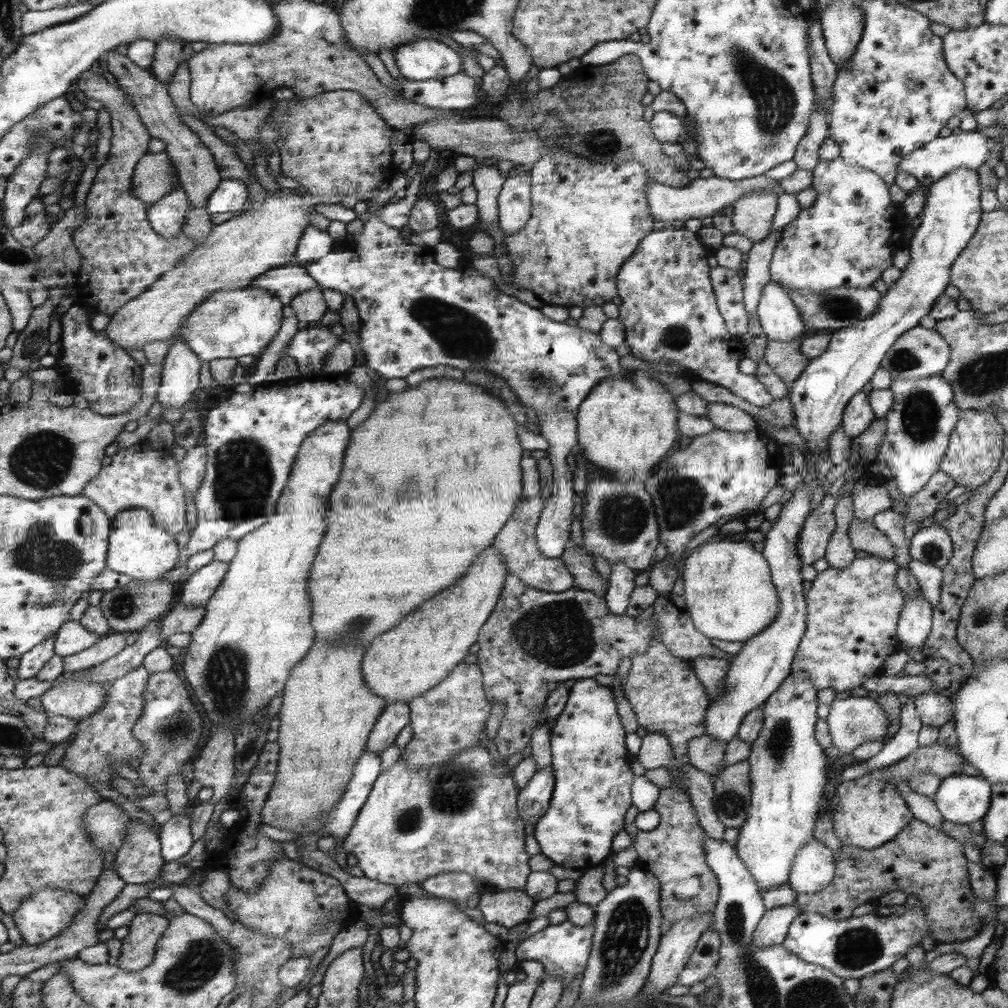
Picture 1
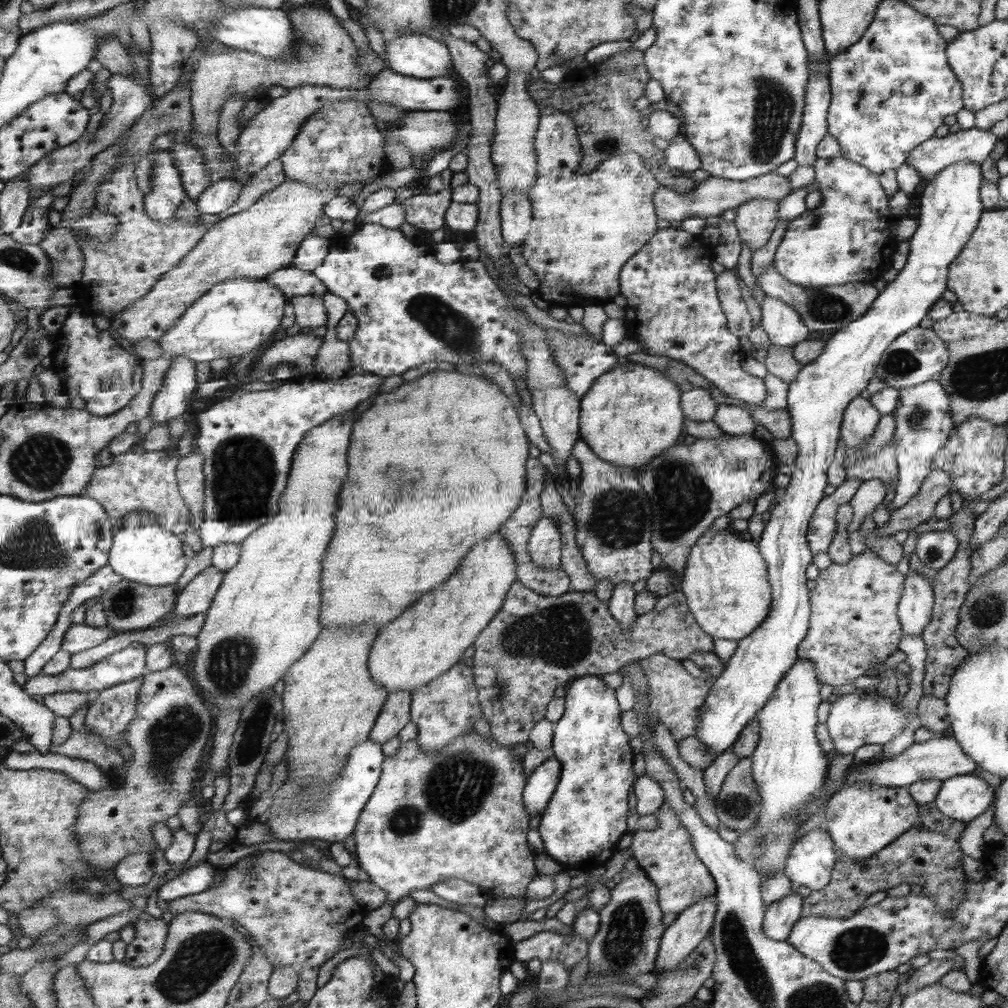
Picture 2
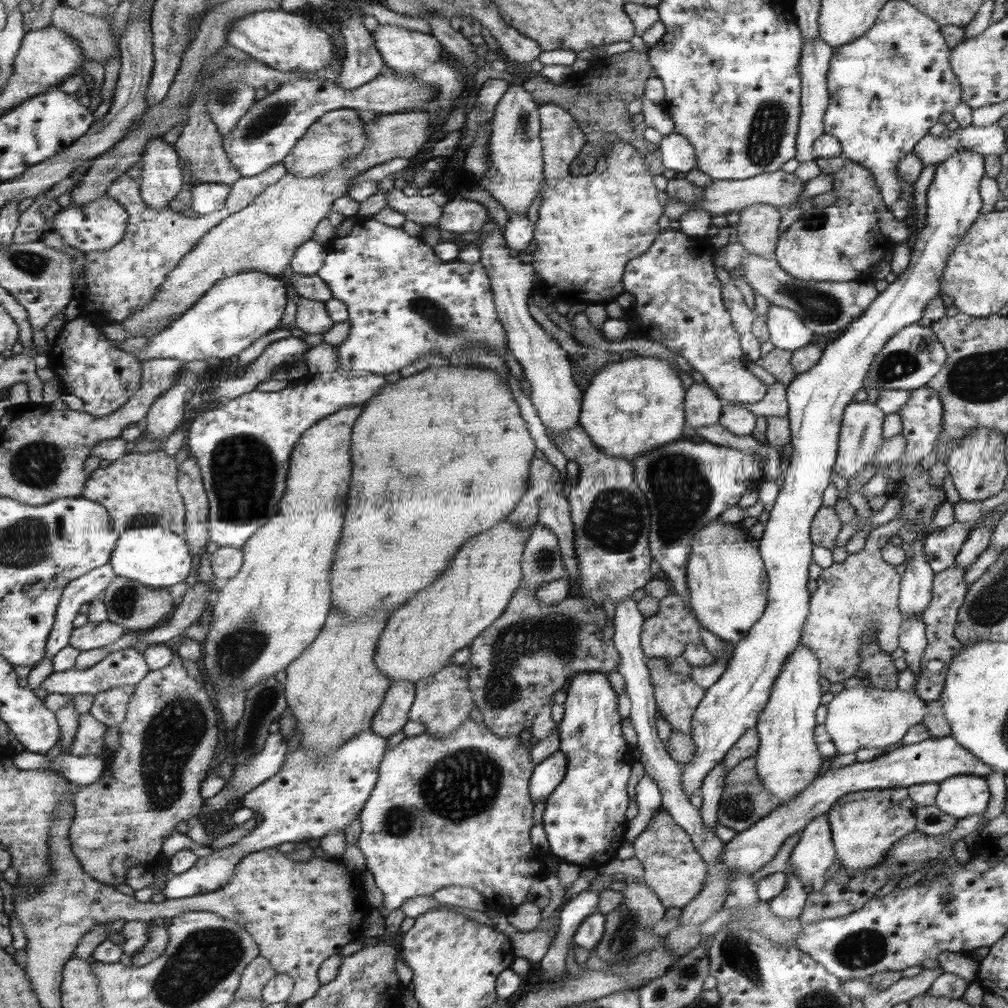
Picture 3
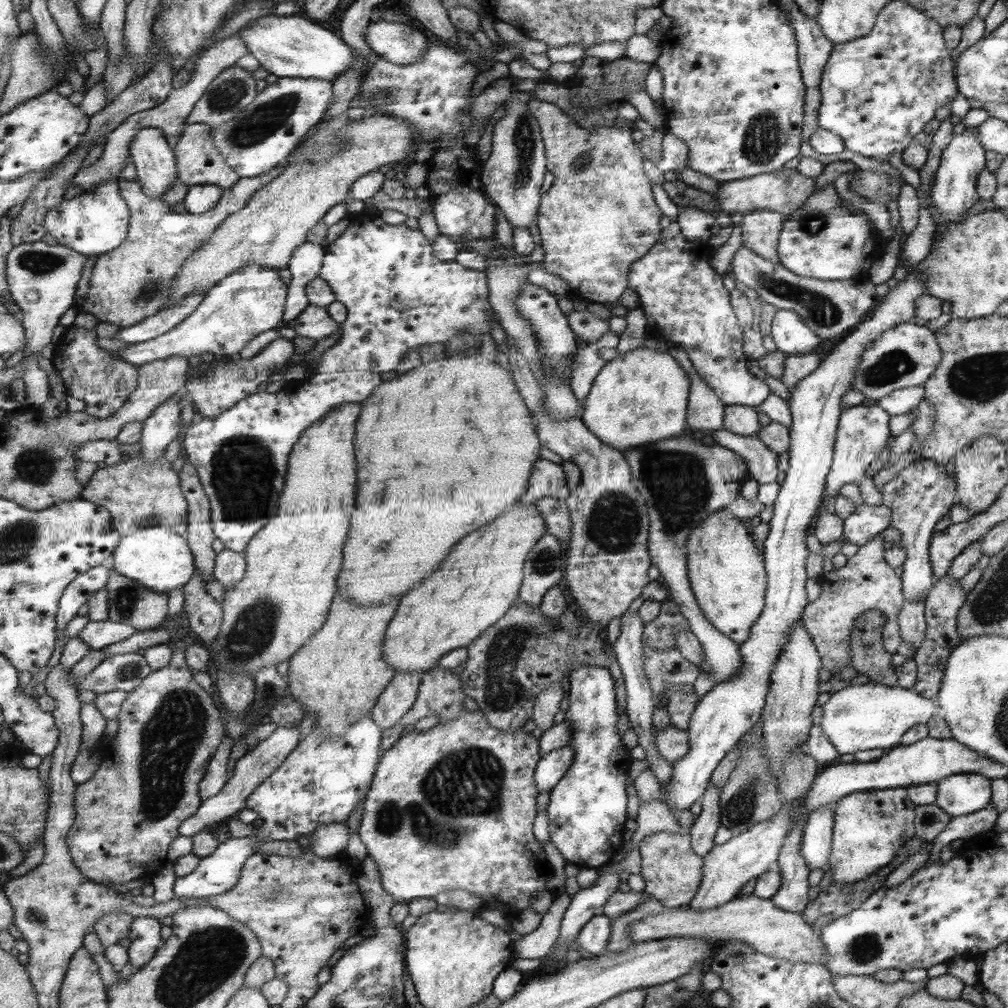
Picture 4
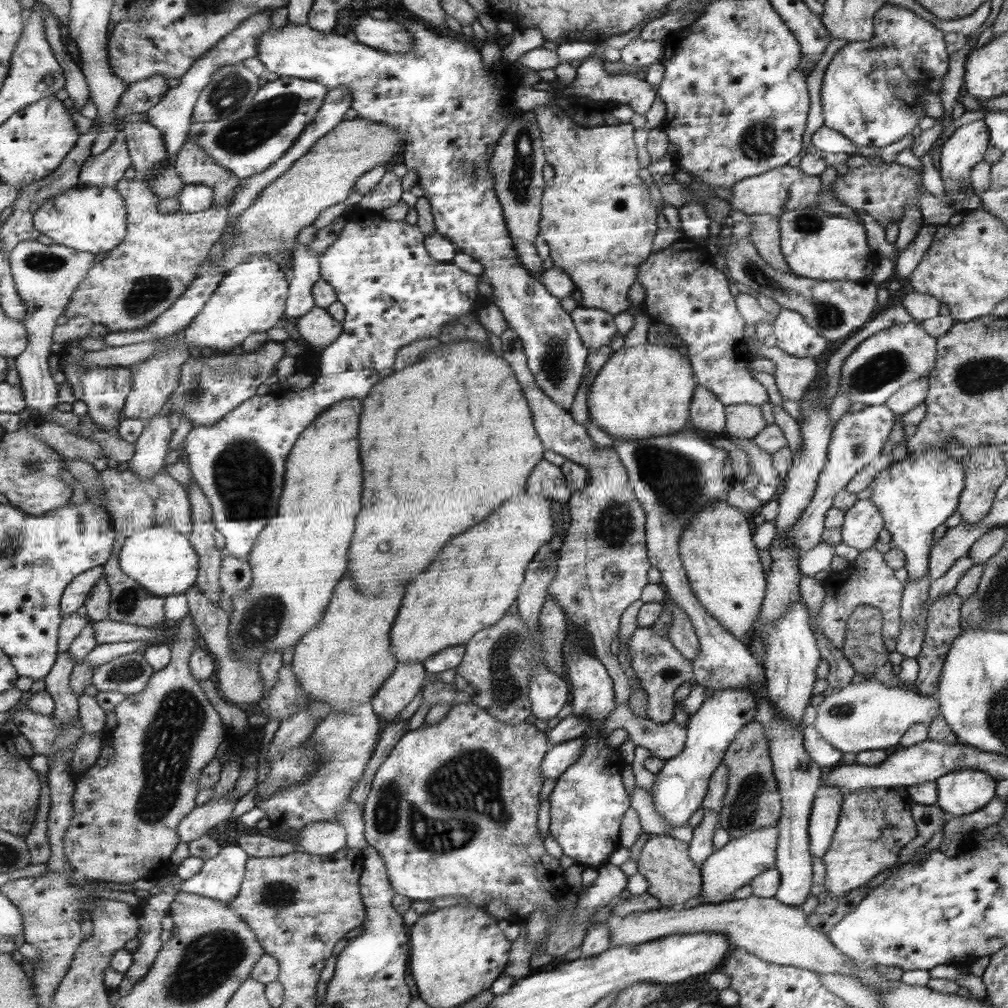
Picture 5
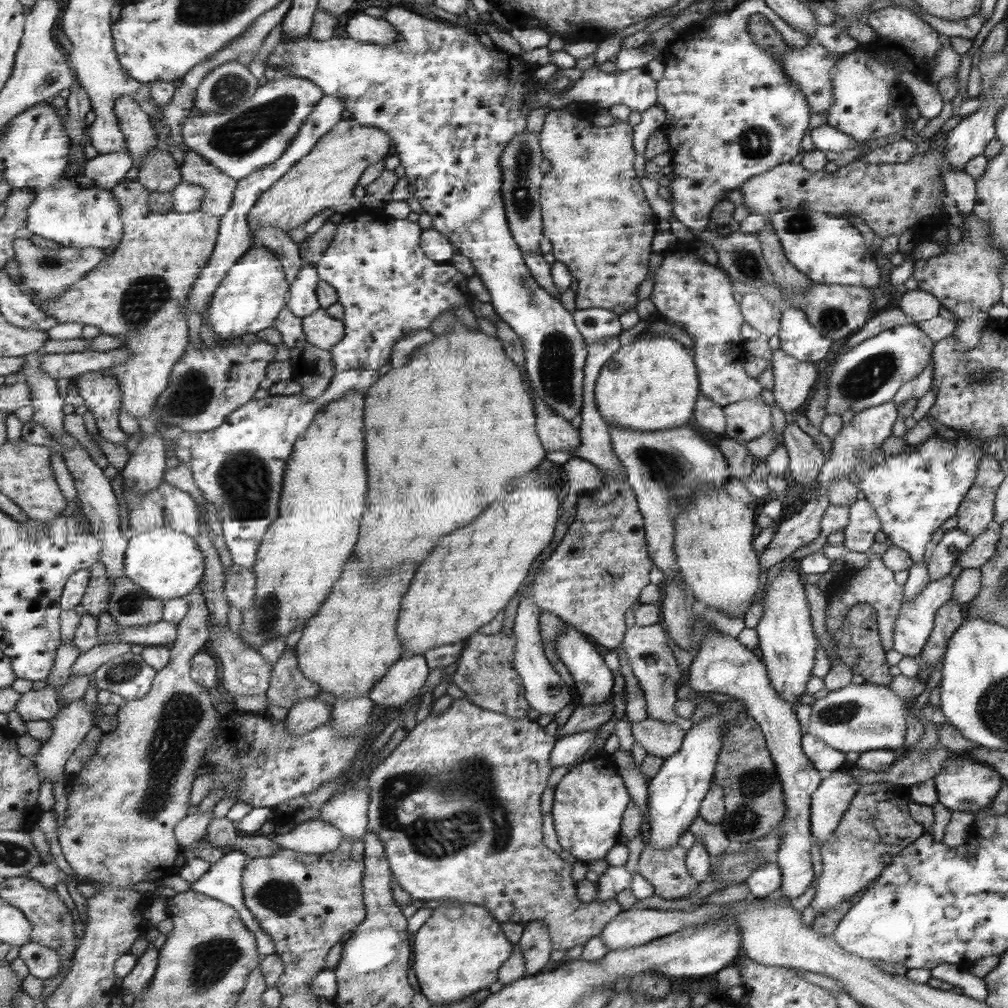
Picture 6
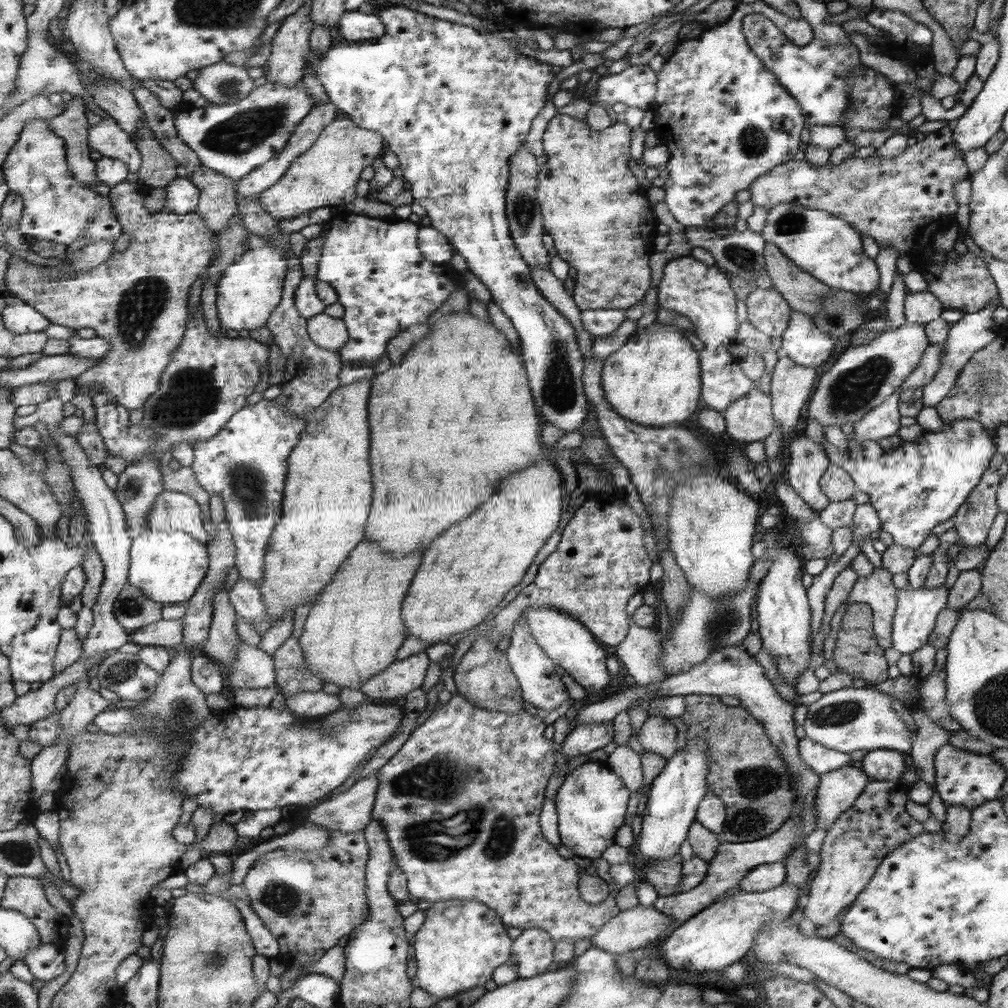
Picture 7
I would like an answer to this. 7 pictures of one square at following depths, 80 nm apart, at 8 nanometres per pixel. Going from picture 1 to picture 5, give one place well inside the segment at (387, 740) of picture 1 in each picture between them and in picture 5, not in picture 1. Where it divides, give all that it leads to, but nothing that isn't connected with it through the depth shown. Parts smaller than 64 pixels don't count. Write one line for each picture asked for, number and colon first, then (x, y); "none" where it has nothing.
2: (395, 714)
3: (392, 714)
4: (398, 696)
5: (398, 690)

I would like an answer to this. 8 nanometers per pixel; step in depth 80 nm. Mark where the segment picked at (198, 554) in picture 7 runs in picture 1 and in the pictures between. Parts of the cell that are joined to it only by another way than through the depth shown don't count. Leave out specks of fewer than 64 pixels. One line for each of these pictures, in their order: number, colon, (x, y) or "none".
1: (139, 547)
2: (144, 551)
3: (157, 557)
4: (158, 557)
5: (163, 561)
6: (168, 564)

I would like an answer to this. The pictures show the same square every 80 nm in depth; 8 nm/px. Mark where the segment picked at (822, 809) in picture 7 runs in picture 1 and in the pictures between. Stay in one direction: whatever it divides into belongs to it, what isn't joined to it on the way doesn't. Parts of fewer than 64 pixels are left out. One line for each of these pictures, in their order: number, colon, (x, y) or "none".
1: (812, 870)
2: (810, 863)
3: (814, 852)
4: (815, 849)
5: (826, 807)
6: (834, 792)

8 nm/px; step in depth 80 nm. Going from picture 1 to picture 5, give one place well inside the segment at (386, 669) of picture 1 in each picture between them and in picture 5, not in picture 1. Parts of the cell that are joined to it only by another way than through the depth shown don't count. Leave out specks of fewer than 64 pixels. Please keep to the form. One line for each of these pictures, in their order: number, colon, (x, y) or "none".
2: (429, 638)
3: (418, 641)
4: (478, 581)
5: (472, 585)

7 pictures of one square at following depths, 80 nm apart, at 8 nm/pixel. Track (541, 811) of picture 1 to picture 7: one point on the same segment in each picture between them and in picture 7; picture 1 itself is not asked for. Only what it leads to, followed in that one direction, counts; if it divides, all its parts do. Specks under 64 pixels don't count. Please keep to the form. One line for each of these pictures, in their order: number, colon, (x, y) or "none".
2: (540, 785)
3: (546, 776)
4: (550, 769)
5: (557, 759)
6: (567, 749)
7: (581, 739)

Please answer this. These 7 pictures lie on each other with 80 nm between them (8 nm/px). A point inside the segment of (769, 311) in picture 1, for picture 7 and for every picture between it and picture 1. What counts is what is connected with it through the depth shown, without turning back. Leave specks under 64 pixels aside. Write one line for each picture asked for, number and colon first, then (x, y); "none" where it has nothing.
2: (782, 324)
3: (787, 332)
4: (791, 337)
5: (793, 336)
6: (798, 339)
7: (801, 341)

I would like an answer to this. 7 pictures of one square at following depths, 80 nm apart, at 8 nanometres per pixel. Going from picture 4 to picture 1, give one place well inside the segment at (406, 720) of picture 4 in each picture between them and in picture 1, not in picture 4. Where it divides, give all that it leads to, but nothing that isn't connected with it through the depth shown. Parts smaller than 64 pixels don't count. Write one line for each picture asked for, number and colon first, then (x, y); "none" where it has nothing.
1: (449, 717)
2: (445, 709)
3: (442, 701)

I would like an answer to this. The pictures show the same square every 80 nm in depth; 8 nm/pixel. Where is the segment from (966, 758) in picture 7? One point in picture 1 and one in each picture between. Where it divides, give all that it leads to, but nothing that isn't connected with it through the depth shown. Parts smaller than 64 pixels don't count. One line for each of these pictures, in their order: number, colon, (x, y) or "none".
1: (960, 799)
2: (963, 798)
3: (960, 796)
4: (957, 795)
5: (963, 792)
6: (963, 785)

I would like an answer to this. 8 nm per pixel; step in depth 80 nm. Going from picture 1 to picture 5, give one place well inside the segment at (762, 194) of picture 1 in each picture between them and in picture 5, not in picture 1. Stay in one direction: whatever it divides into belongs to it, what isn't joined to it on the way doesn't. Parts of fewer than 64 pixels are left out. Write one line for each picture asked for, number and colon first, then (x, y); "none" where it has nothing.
2: (755, 220)
3: (756, 229)
4: (760, 229)
5: (765, 236)

